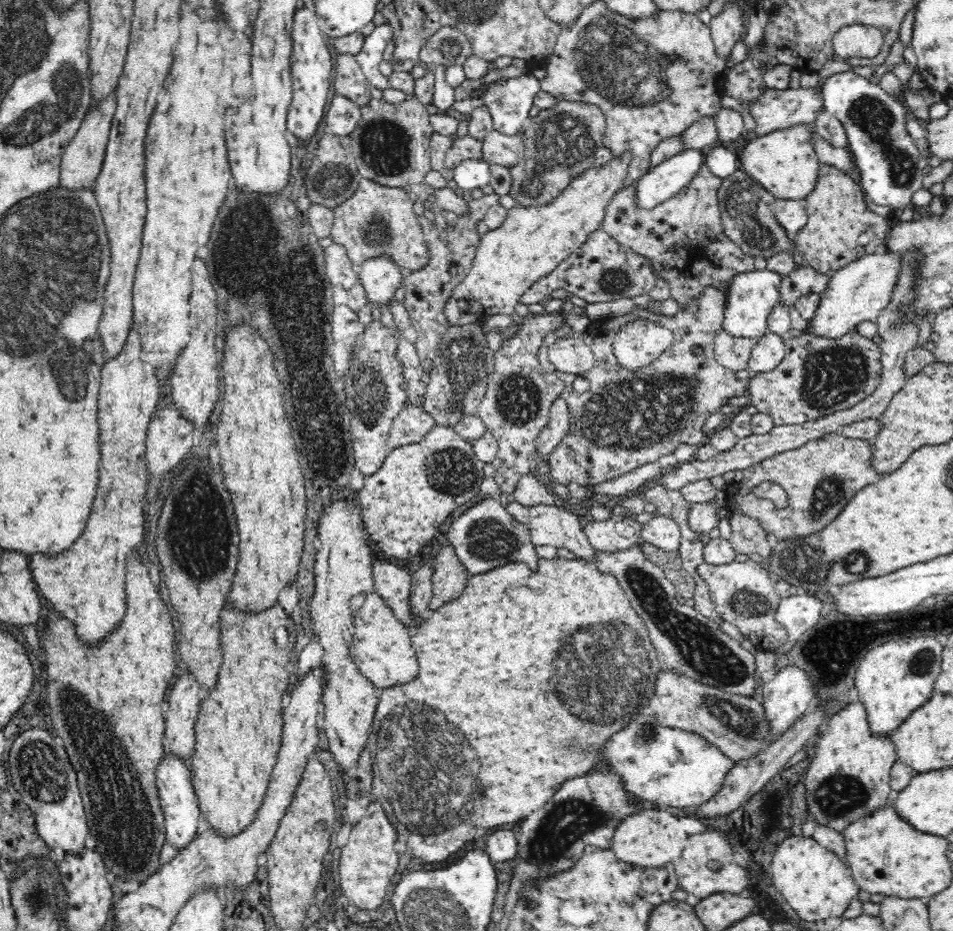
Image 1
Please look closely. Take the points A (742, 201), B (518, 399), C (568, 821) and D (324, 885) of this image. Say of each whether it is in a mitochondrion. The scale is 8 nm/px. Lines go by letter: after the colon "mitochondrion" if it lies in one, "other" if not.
A: mitochondrion
B: mitochondrion
C: mitochondrion
D: other

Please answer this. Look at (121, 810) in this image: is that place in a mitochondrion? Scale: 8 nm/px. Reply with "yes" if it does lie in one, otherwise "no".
yes

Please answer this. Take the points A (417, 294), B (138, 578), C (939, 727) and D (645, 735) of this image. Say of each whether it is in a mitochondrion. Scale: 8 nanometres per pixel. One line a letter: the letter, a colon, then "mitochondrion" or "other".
A: other
B: other
C: other
D: mitochondrion

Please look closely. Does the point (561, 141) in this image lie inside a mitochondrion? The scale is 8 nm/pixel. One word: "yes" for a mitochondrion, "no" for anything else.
yes

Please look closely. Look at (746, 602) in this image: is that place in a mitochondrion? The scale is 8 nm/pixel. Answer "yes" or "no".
yes

